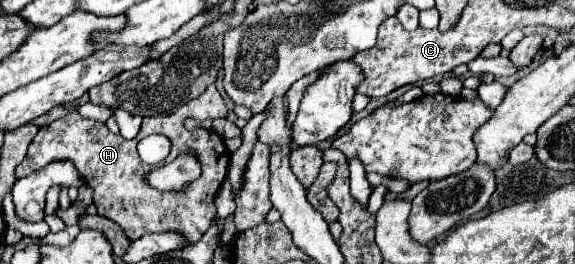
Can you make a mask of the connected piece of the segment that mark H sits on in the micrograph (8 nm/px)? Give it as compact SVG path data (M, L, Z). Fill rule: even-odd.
M214 84L208 86L208 90L200 94L200 98L194 98L192 102L184 104L174 114L144 118L142 128L134 140L124 140L120 134L112 134L106 128L106 124L86 120L78 116L76 112L70 112L64 118L50 122L48 128L38 130L38 134L34 136L26 152L24 162L20 162L20 166L16 168L16 178L26 178L28 174L42 170L50 162L68 160L76 164L76 170L80 172L80 176L94 190L93 203L97 208L97 213L114 220L118 226L122 226L122 230L128 234L130 240L138 240L142 234L148 234L148 232L176 230L184 234L186 244L192 244L202 238L202 234L210 228L210 224L216 218L214 196L226 178L226 168L228 168L226 154L230 152L226 150L222 138L216 132L204 130L204 128L186 130L184 120L186 118L214 118L216 116L214 112L228 112L224 98L220 96ZM148 134L166 134L172 140L170 156L162 164L168 164L172 162L172 158L178 158L180 154L186 154L186 152L196 154L196 158L204 162L200 178L196 178L196 182L192 182L192 186L188 186L184 194L160 194L160 190L152 190L152 186L144 182L144 174L148 174L148 170L158 168L158 166L144 164L136 152L138 140Z

